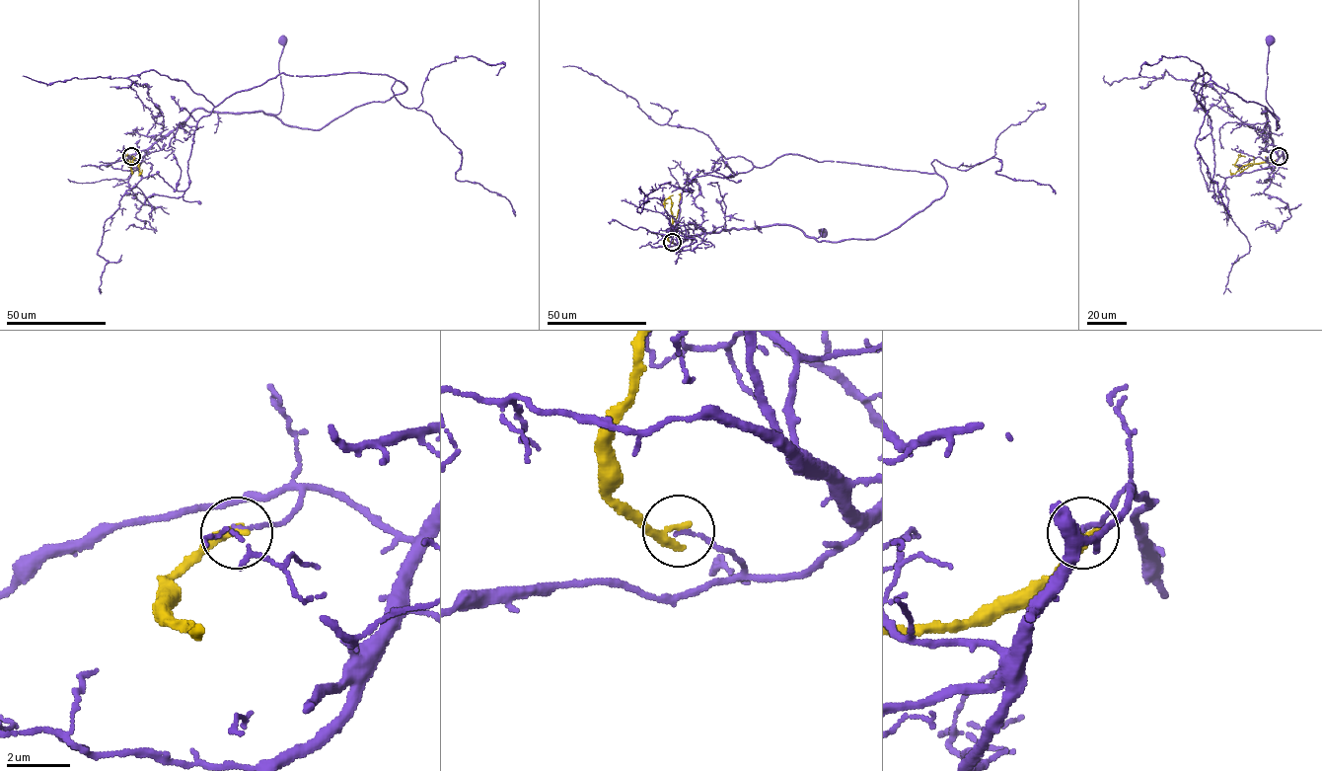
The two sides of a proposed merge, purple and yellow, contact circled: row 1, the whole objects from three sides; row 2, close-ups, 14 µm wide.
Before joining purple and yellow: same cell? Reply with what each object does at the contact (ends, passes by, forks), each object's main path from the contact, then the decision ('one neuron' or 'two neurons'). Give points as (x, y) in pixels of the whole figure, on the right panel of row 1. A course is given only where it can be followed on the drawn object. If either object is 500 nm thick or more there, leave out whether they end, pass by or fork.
purple ends | yellow passes by | purple via (1280, 156), (1282, 154), (1280, 157), (1270, 137), (1266, 109), (1262, 113), (1276, 115), (1266, 99), (1268, 39) | yellow via (1280, 156), (1270, 162), (1253, 164), (1243, 170), (1235, 164), (1239, 155), (1245, 157) | two neurons

